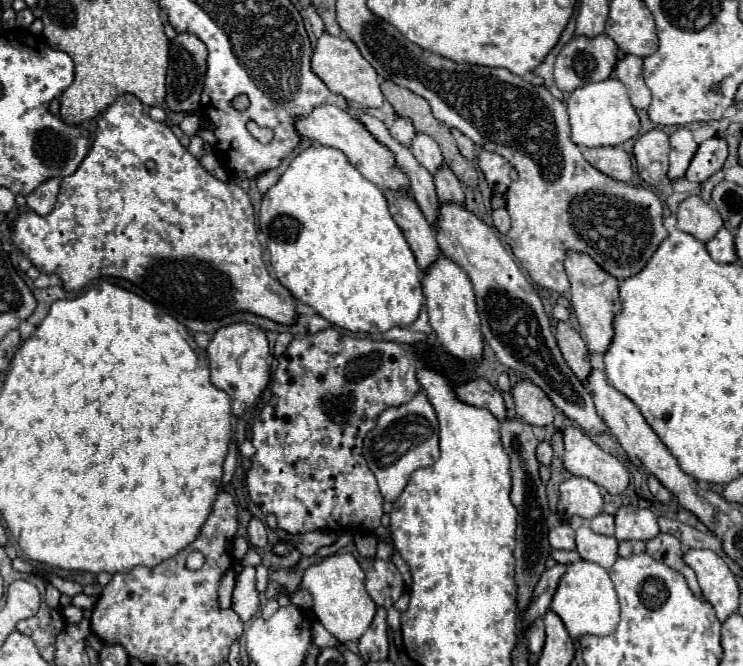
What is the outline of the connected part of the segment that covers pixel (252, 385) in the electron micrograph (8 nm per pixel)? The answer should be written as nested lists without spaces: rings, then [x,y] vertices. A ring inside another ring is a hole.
[[[237,322],[223,326],[215,332],[209,348],[209,368],[211,368],[211,382],[225,390],[231,396],[231,408],[235,416],[241,416],[249,406],[253,406],[259,398],[259,394],[269,384],[271,374],[271,350],[265,332],[249,322]]]

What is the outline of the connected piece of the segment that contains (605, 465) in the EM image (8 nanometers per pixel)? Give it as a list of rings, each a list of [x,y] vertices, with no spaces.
[[[565,426],[563,464],[573,476],[583,476],[605,488],[609,494],[623,494],[629,486],[629,472],[613,454],[601,450],[577,426]]]

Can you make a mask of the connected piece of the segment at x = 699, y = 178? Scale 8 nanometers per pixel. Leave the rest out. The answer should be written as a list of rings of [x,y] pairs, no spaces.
[[[709,138],[703,144],[699,144],[687,172],[685,178],[689,182],[697,182],[703,184],[705,180],[709,180],[715,172],[719,172],[725,164],[727,158],[727,144],[721,138]]]

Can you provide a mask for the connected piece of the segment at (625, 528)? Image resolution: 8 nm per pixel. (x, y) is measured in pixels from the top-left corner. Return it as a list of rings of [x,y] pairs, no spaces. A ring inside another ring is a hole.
[[[623,506],[615,514],[617,540],[649,540],[659,534],[655,514],[637,506]]]

